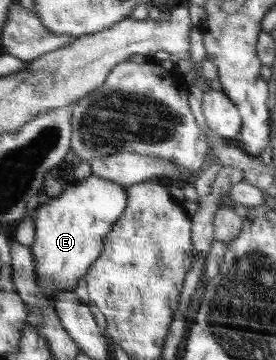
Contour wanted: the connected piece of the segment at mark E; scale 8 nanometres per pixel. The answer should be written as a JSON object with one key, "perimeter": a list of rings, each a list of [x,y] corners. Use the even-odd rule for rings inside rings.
{"perimeter":[[[91,174],[68,185],[57,197],[50,198],[37,207],[35,220],[35,241],[30,248],[35,259],[35,269],[40,288],[52,303],[52,297],[61,292],[73,292],[77,281],[90,271],[93,262],[101,255],[104,237],[111,231],[113,224],[126,208],[126,187]]]}

